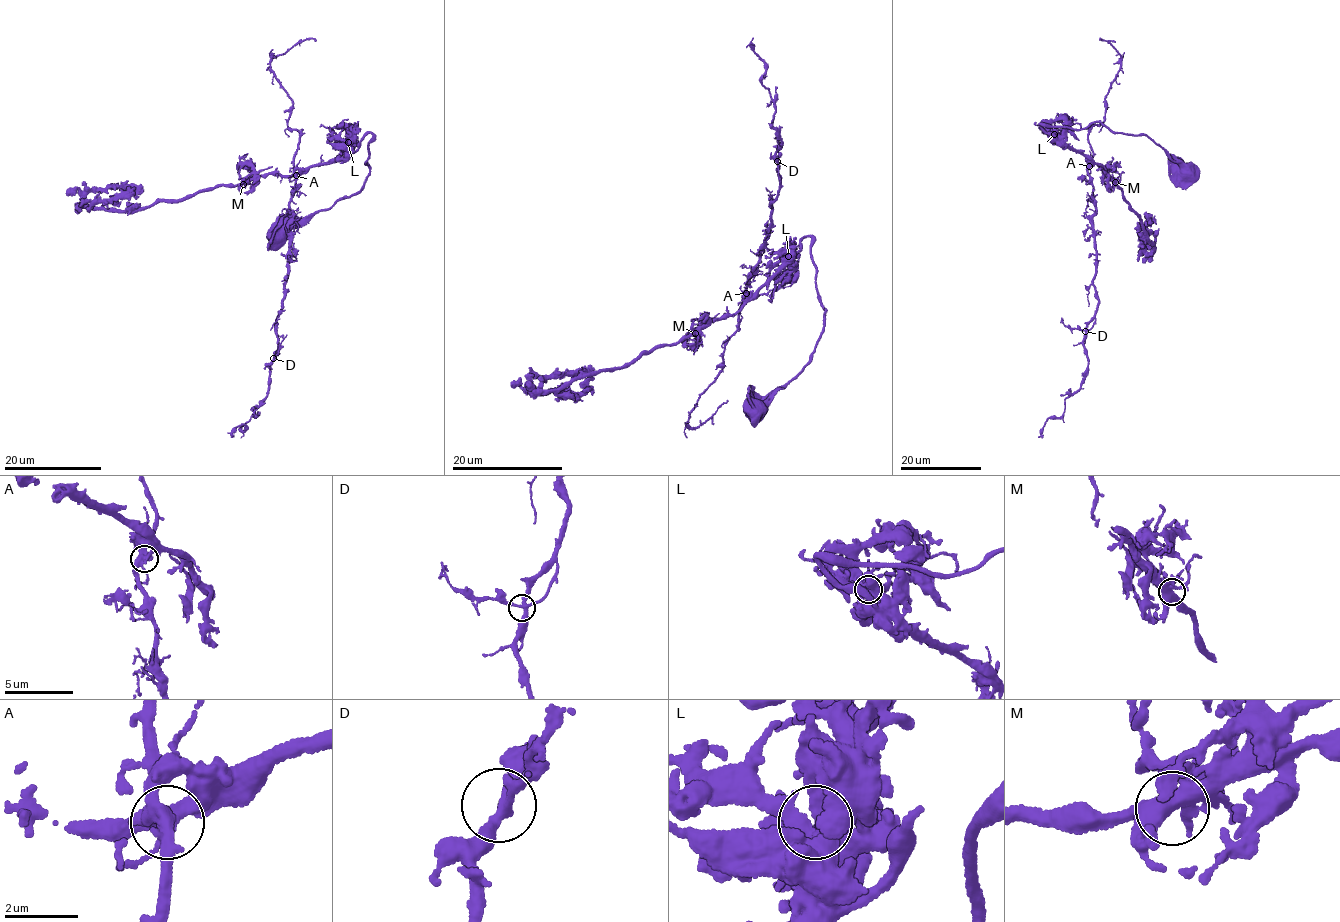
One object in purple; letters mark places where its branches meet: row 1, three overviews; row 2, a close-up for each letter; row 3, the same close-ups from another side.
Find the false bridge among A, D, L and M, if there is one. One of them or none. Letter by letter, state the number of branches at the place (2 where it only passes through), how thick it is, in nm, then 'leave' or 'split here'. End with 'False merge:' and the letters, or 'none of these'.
A: 5 | 400 nm | split here
D: 4 | 280 nm | leave
L: 4 | 500 nm | leave
M: 5 | 480 nm | leave
False merge: A

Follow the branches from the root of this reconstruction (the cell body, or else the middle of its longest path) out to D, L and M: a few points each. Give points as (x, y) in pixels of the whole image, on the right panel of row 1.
D: (1187, 176), (1144, 135), (1111, 132), (1096, 121), (1079, 129), (1039, 123), (1091, 162), (1098, 309), (1085, 331)
L: (1187, 176), (1144, 135), (1111, 132), (1096, 121), (1079, 129), (1039, 123), (1055, 139), (1054, 134)
M: (1187, 176), (1144, 135), (1111, 132), (1096, 121), (1079, 129), (1039, 123), (1046, 132), (1102, 165), (1115, 182)

